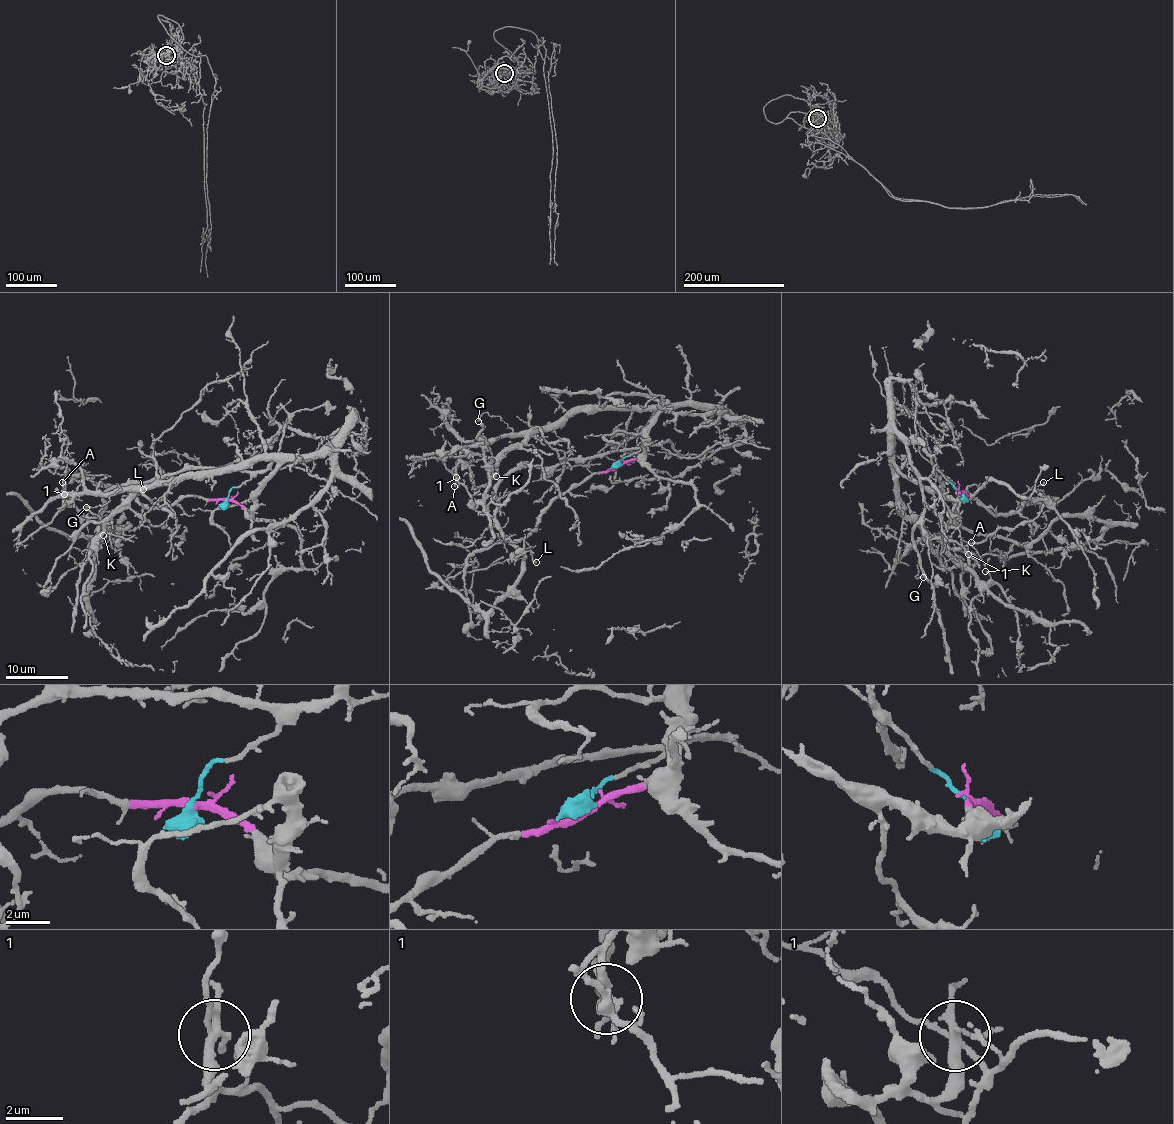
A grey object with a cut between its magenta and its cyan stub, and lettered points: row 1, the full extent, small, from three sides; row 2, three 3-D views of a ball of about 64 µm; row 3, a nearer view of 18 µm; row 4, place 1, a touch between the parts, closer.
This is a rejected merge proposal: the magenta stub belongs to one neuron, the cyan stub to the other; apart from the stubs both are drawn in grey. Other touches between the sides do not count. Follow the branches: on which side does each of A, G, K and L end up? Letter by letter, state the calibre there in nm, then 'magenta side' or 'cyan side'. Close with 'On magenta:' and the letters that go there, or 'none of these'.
A: 140 nm | magenta side
G: 150 nm | magenta side
K: 120 nm | magenta side
L: 120 nm | magenta side
On magenta: A, G, K, L

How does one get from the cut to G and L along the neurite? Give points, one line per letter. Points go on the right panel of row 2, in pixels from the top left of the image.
G: (962, 493), (944, 498), (904, 477), (893, 462), (900, 510), (928, 542), (918, 558), (916, 578), (923, 577)
L: (962, 493), (965, 493), (968, 499), (975, 499), (990, 511), (1004, 515), (1021, 508), (1022, 496), (1043, 483)

